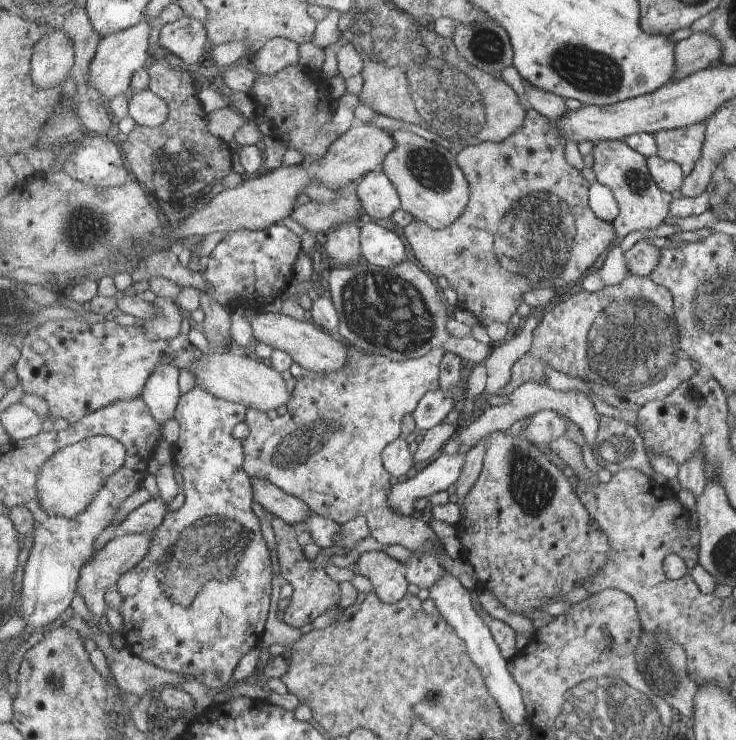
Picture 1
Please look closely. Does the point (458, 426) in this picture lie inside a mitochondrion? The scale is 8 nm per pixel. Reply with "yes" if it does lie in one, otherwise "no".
no

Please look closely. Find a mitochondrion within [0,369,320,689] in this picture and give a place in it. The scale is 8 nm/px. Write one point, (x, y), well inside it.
(206, 552)

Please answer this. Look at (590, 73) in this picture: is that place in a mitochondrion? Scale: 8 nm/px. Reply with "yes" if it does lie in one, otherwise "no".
yes

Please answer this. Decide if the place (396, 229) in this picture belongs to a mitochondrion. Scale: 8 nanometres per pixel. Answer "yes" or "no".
no

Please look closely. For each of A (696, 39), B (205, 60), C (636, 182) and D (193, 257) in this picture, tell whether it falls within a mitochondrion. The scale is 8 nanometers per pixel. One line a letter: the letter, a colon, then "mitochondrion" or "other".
A: other
B: other
C: mitochondrion
D: other

